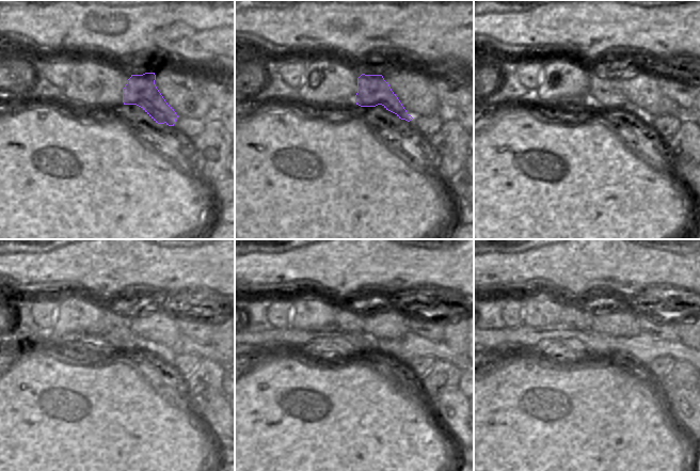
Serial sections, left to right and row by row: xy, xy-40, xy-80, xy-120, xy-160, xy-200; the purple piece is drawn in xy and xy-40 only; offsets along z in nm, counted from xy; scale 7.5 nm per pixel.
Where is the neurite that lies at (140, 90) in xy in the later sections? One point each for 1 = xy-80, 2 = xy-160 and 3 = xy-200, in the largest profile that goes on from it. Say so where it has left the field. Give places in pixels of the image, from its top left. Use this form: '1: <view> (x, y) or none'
1: xy-80 (602, 93)
2: xy-160 (345, 318)
3: xy-200 (576, 316)

